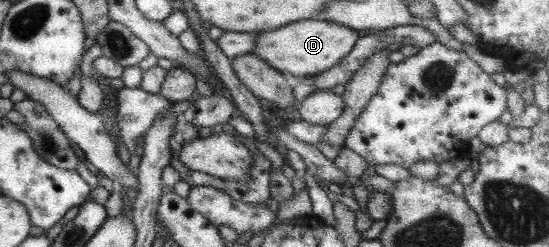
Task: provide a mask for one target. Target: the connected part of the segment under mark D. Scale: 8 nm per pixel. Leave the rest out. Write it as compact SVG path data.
M305 19L284 25L282 29L261 32L254 41L251 53L288 78L310 78L330 69L348 55L359 37L356 32L334 22Z

